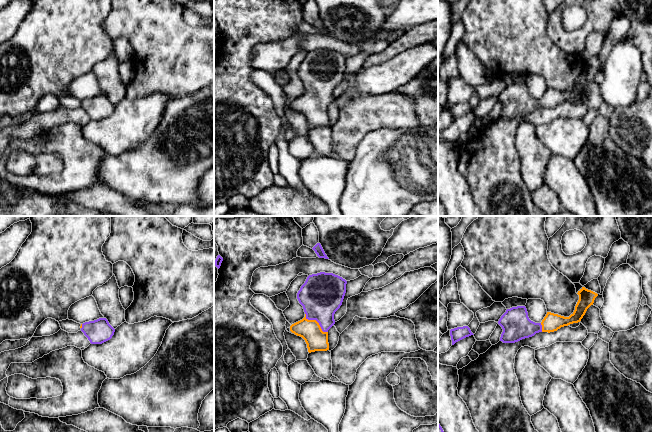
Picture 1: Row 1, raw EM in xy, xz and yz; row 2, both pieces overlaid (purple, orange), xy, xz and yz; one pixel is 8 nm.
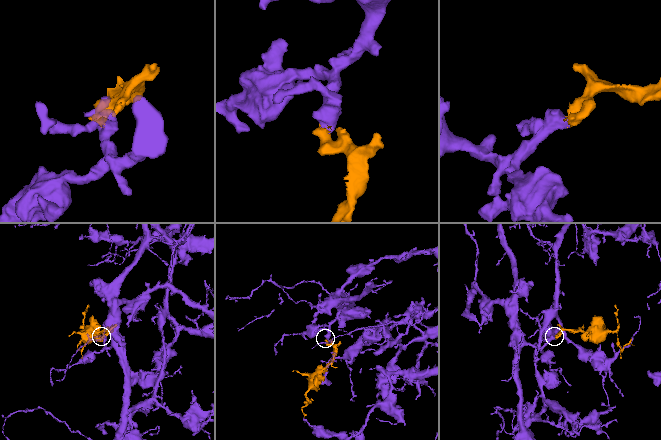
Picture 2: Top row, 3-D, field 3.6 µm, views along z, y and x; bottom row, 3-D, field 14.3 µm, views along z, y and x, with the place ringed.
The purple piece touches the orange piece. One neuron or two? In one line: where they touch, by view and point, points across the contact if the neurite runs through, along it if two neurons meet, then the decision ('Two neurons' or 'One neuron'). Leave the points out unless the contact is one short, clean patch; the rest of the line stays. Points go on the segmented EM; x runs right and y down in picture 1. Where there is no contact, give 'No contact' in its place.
Touches purple at xz (316, 320). Path across: xz (322, 294), (316, 320), (317, 340). One neuron

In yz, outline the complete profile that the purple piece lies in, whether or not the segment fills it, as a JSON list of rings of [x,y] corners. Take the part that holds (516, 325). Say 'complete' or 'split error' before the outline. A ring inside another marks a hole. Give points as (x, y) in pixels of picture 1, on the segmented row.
split error; [[[582,287],[577,294],[579,300],[574,312],[569,317],[547,312],[541,323],[535,323],[529,319],[525,306],[507,309],[498,321],[498,324],[503,329],[500,341],[503,343],[515,343],[532,337],[539,332],[550,333],[557,331],[561,327],[580,322],[587,309],[593,305],[598,294],[585,287]]]

